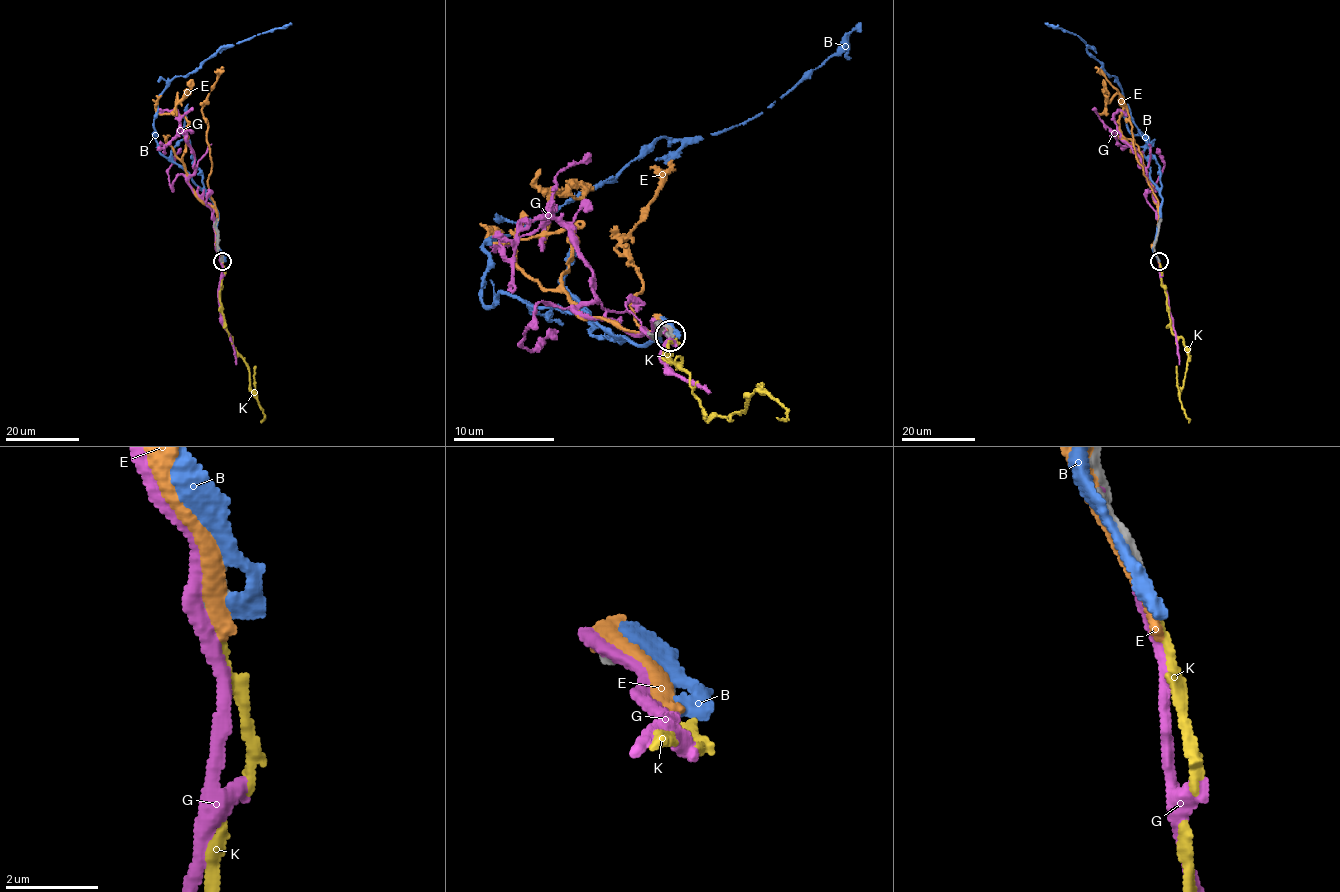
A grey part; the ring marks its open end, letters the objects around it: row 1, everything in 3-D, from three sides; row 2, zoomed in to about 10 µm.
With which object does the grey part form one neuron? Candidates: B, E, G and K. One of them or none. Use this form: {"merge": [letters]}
{"merge": ["K"]}

